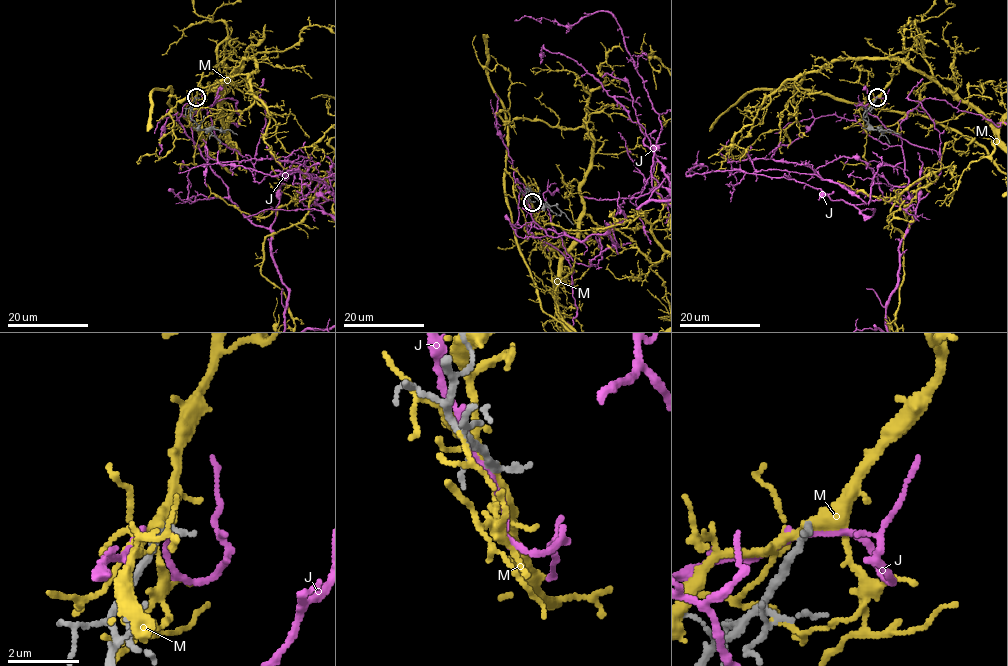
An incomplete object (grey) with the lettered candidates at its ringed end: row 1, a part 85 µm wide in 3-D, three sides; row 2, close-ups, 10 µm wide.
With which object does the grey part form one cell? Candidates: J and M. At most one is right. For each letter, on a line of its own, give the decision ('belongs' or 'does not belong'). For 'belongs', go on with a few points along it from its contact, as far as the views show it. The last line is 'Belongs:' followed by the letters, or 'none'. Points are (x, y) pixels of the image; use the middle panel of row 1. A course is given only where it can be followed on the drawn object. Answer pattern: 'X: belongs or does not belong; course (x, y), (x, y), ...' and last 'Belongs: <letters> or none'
J: does not belong
M: does not belong
Belongs: none

